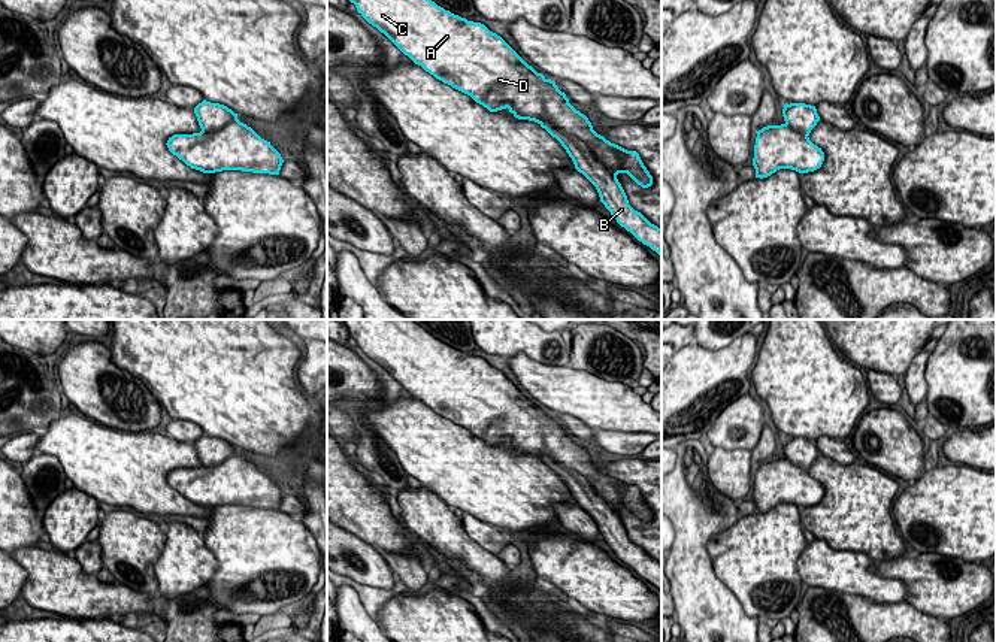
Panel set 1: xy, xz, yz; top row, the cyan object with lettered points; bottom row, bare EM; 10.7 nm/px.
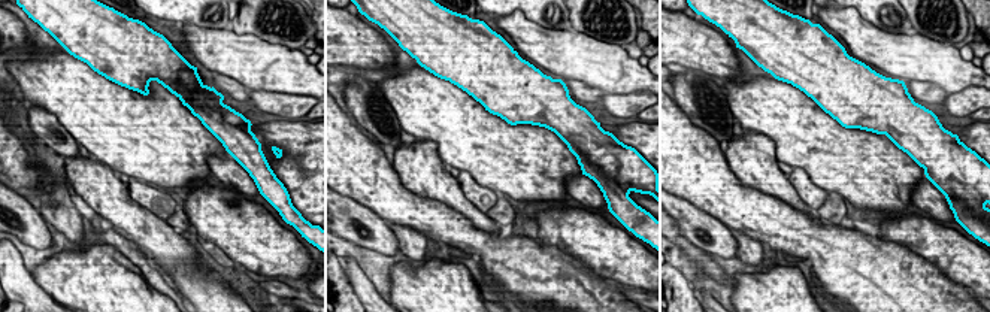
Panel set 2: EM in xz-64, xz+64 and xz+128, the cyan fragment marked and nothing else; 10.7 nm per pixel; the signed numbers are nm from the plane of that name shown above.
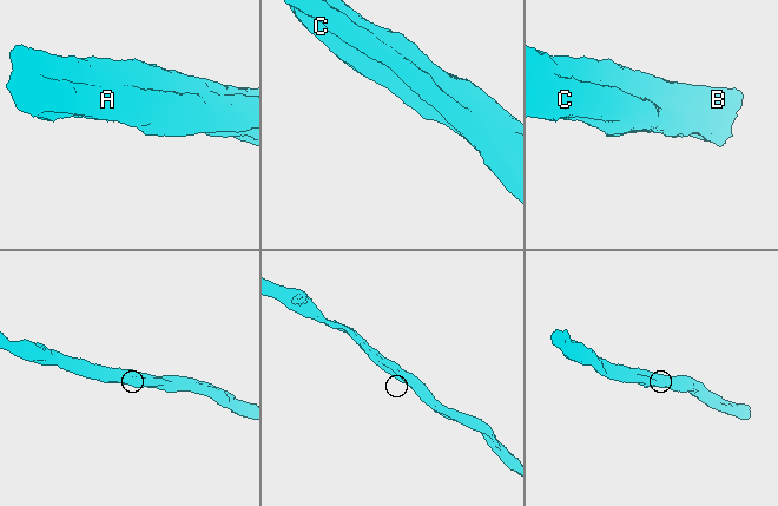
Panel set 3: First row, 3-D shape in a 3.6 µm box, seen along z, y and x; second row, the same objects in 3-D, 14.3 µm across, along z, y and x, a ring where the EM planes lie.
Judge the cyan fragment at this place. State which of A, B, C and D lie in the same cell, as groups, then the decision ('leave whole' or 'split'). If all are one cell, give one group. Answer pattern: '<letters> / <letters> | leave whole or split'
A B C D | leave whole

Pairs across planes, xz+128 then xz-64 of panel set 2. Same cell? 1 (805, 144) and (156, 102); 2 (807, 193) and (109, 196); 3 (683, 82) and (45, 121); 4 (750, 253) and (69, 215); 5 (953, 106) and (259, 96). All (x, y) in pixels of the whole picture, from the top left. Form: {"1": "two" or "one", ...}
{"1": "one", "2": "two", "3": "one", "4": "one", "5": "one"}

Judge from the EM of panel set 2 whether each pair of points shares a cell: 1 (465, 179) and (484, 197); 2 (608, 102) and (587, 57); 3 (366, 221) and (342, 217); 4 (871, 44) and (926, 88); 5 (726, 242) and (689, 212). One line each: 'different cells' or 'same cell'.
1: same cell
2: different cells
3: same cell
4: different cells
5: same cell

